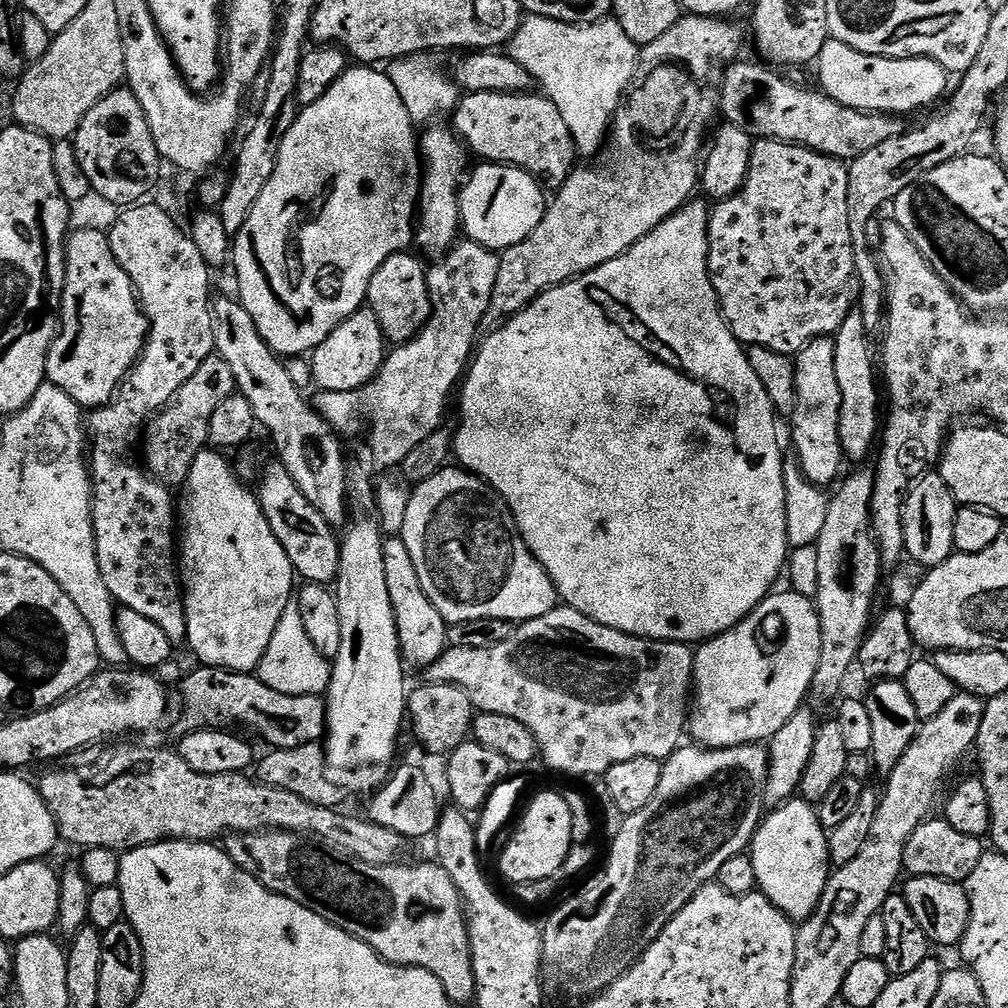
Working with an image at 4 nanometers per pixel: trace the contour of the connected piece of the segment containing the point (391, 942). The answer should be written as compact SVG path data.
M269 830L267 832L242 832L232 834L223 841L222 847L228 853L228 857L235 862L246 874L250 874L255 880L265 884L271 892L278 893L279 896L290 898L294 902L298 902L302 906L306 906L310 910L314 910L314 914L318 914L322 918L326 918L326 922L330 922L334 926L338 926L342 930L346 930L354 938L358 938L362 942L366 942L375 952L386 962L397 964L403 968L421 968L430 974L434 974L434 978L438 978L438 982L442 982L442 986L446 990L449 1000L453 1005L460 1006L463 1000L471 1001L476 994L476 979L474 978L474 970L472 969L472 946L468 937L468 917L466 915L466 905L460 897L460 891L456 888L454 882L450 878L450 874L446 874L446 870L441 868L439 863L432 864L404 864L405 862L393 862L390 864L367 864L355 858L340 858L344 860L335 860L332 856L327 856L323 852L323 847L317 846L309 837L301 836L299 832L277 832Z

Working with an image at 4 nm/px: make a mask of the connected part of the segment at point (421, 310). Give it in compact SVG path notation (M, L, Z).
M406 251L386 258L386 262L378 266L374 278L370 278L366 304L378 318L385 341L392 346L411 342L426 326L432 313L426 264L419 260L421 259L419 255L416 255L417 257L412 255L411 251Z

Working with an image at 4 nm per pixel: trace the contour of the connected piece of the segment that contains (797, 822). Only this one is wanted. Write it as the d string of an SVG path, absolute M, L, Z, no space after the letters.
M793 798L771 811L761 820L756 836L750 845L750 855L754 862L756 887L763 892L764 897L770 901L782 914L786 914L793 922L808 920L820 905L822 894L828 885L830 875L830 861L828 858L828 832L820 825L816 808L803 798Z

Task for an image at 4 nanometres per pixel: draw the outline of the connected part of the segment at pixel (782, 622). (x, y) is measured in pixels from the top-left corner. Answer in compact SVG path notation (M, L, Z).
M793 590L773 591L766 597L758 607L752 611L748 619L736 625L735 628L724 632L721 636L713 636L710 640L705 640L695 649L694 652L694 699L690 704L690 715L686 725L690 736L693 736L697 745L705 748L733 748L734 746L742 746L743 744L760 744L761 742L771 741L774 734L778 734L778 730L782 730L782 726L786 726L786 722L790 718L794 718L794 714L799 708L805 707L806 701L810 696L812 679L818 670L818 662L820 661L820 615L816 612L815 603L811 599L804 597L800 593Z

